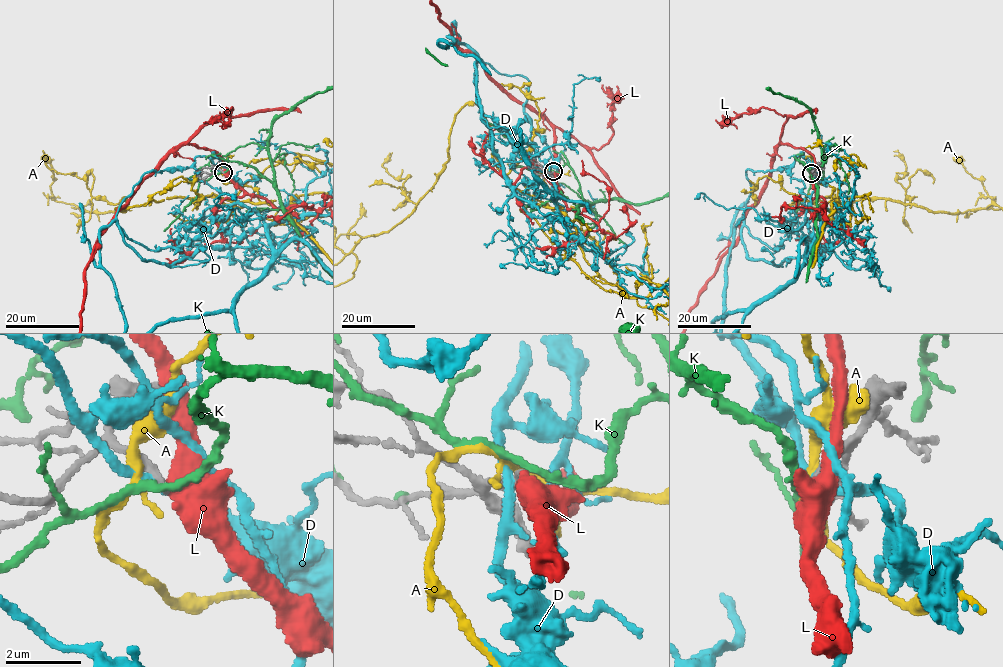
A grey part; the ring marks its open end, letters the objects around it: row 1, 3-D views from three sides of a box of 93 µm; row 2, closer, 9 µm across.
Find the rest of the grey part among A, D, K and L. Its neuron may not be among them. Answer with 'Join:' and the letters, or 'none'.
Join: none

